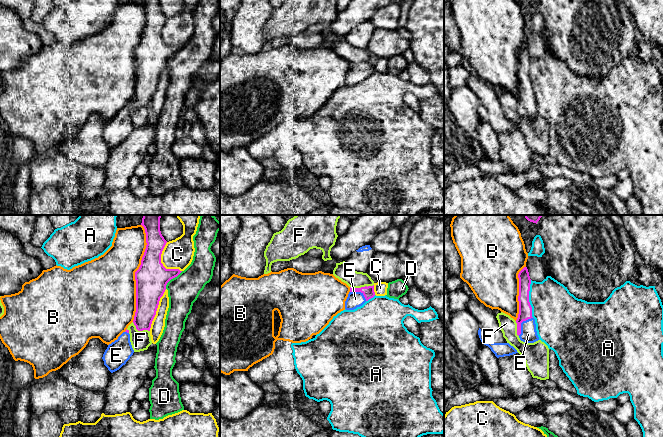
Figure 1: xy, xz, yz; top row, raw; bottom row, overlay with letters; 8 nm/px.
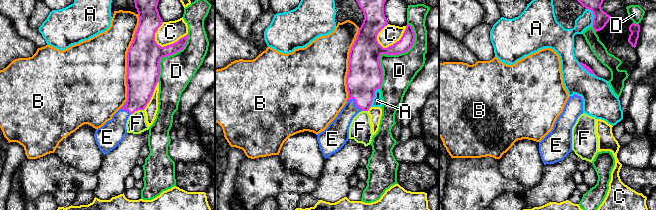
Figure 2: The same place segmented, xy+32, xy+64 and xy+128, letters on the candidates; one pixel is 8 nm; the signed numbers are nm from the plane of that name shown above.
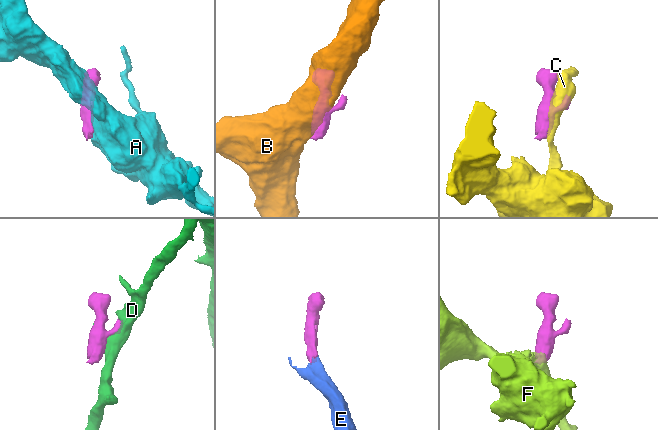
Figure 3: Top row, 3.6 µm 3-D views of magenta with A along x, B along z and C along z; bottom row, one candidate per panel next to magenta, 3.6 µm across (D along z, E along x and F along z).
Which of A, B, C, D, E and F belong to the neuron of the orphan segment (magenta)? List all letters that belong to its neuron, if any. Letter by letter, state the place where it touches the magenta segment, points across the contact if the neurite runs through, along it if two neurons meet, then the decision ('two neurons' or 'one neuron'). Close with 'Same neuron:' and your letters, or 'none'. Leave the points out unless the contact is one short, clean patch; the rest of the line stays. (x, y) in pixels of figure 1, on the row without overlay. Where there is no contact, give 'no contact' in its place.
A: meets magenta in yz at (528, 75); two neurons
B: meets magenta in xy at (135, 49); two neurons
C: meets magenta in xy at (161, 39); two neurons
D: meets magenta in xy at (172, 54); two neurons
E: meets magenta in yz at (520, 100); runs through yz (525, 86), (525, 95), (520, 100), (528, 110); one neuron
F: meets magenta in xz at (361, 63); border along xz (373, 60), (350, 63); two neurons
Same neuron: E

